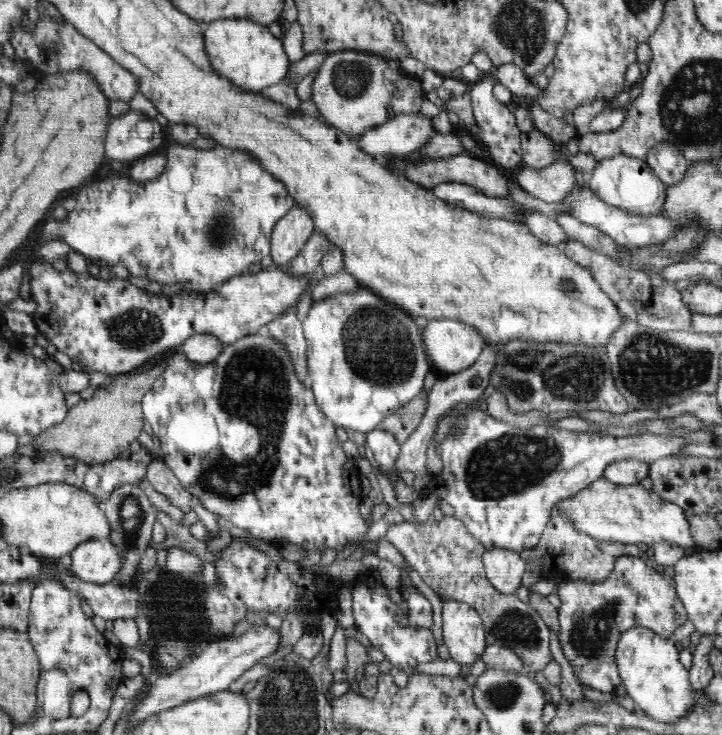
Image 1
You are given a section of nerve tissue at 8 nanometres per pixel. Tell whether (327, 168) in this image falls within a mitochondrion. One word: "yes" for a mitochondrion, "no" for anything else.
no

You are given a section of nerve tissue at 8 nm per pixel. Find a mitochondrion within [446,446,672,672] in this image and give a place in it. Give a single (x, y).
(590, 635)

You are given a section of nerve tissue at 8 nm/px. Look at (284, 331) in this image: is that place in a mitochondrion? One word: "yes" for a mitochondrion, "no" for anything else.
yes

